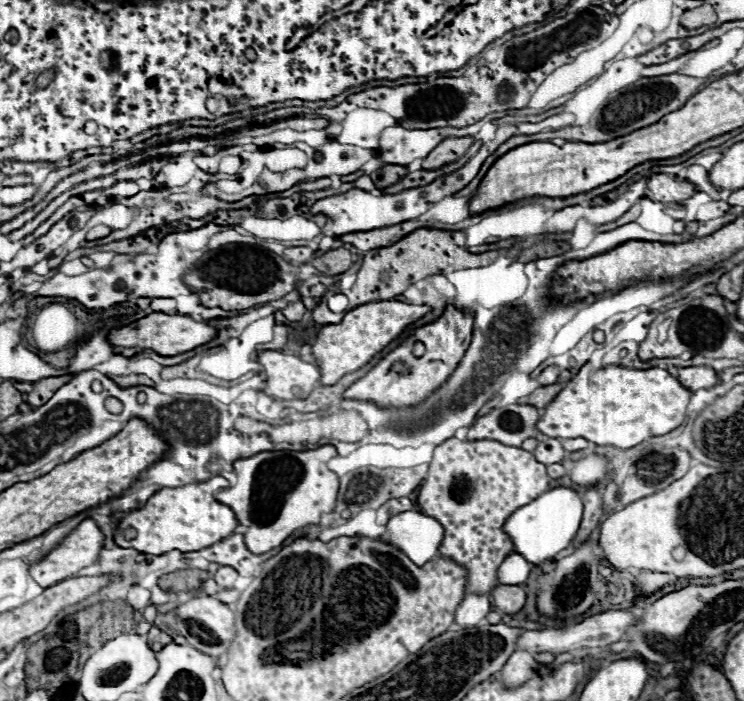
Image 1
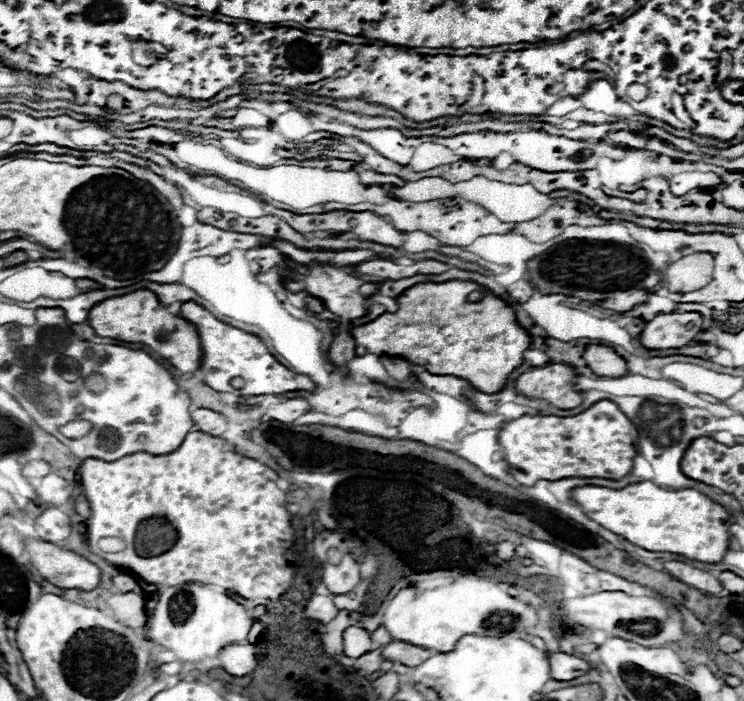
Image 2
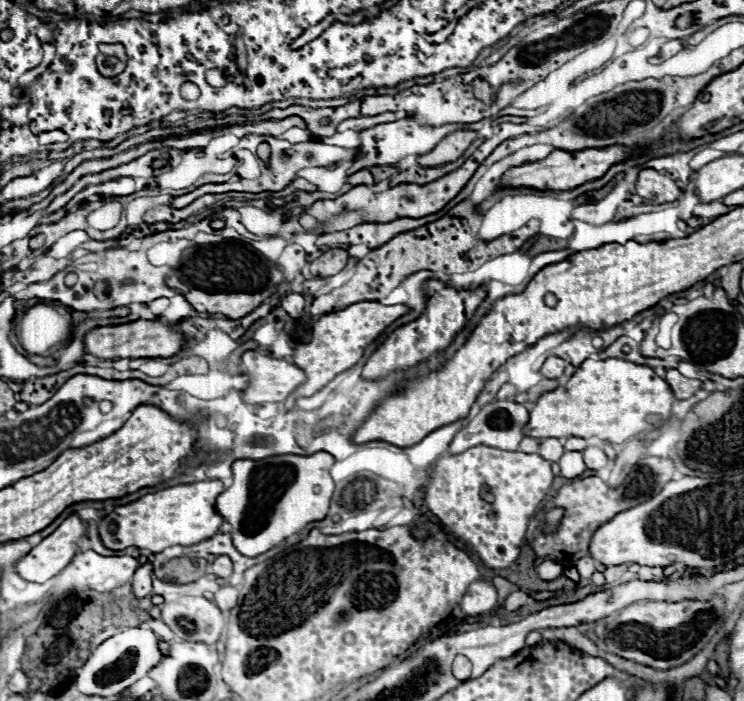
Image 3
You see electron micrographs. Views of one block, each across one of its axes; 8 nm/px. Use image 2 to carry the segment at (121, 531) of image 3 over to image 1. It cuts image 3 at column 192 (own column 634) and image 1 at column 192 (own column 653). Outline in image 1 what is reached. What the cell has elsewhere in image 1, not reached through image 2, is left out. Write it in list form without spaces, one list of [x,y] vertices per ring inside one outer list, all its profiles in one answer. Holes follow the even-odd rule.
[[[222,476],[178,488],[162,488],[150,496],[142,508],[124,514],[124,518],[114,528],[114,542],[122,548],[136,548],[138,552],[152,556],[160,556],[170,550],[196,552],[212,546],[230,536],[238,526],[234,512],[214,498],[214,494],[224,488],[228,488],[228,480]]]

